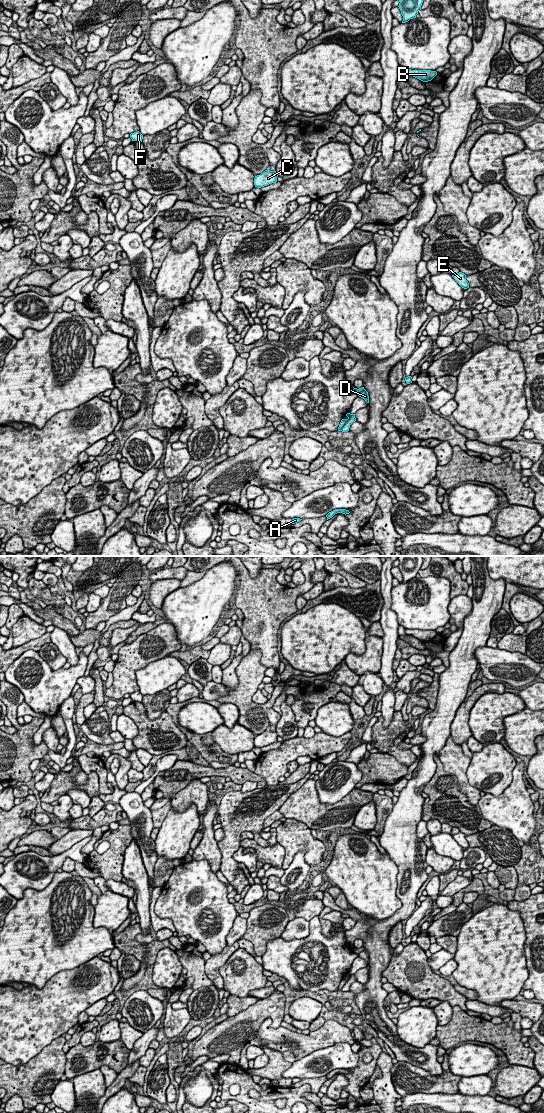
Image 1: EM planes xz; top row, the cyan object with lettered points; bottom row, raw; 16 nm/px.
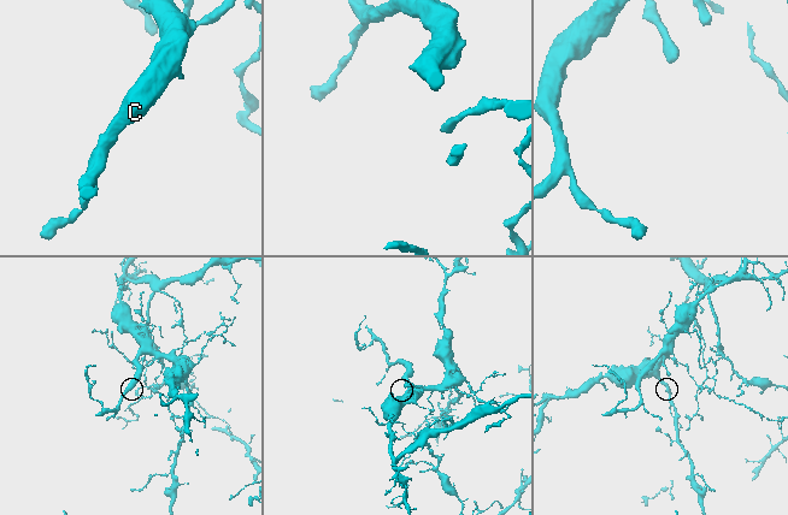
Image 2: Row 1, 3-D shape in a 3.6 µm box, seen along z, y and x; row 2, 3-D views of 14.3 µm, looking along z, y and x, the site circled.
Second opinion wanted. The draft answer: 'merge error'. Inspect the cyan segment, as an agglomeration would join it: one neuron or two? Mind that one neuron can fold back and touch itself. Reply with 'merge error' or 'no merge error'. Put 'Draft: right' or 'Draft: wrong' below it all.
merge error
Draft: right

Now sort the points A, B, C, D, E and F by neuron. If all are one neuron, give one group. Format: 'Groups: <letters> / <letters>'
Groups: A / B C D E F

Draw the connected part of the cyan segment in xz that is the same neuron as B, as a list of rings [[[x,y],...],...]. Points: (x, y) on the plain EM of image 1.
[[[405,629],[406,635],[411,635],[423,642],[431,641],[436,635],[436,631],[431,630],[411,630],[411,629]]]

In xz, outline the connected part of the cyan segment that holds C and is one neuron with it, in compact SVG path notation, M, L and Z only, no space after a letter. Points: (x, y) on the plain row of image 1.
M267 729L260 735L255 736L254 745L257 748L261 748L269 744L276 743L277 737L278 734L276 733L276 731L270 731L269 729Z

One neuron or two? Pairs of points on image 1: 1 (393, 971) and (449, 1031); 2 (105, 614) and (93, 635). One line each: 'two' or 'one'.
1: two
2: two

